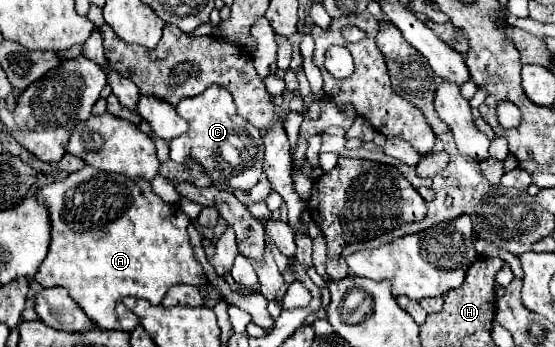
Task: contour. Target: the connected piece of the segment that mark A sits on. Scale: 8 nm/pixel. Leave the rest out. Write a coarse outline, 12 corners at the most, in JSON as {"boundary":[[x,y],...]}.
{"boundary":[[84,166],[40,186],[34,280],[104,330],[128,296],[202,286],[190,218],[148,180]]}

